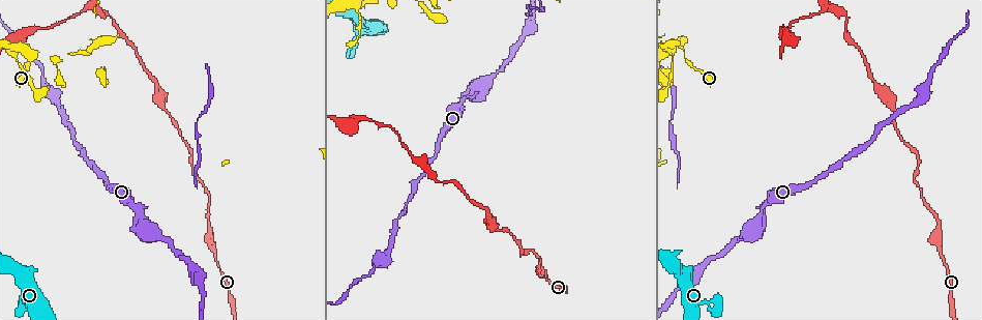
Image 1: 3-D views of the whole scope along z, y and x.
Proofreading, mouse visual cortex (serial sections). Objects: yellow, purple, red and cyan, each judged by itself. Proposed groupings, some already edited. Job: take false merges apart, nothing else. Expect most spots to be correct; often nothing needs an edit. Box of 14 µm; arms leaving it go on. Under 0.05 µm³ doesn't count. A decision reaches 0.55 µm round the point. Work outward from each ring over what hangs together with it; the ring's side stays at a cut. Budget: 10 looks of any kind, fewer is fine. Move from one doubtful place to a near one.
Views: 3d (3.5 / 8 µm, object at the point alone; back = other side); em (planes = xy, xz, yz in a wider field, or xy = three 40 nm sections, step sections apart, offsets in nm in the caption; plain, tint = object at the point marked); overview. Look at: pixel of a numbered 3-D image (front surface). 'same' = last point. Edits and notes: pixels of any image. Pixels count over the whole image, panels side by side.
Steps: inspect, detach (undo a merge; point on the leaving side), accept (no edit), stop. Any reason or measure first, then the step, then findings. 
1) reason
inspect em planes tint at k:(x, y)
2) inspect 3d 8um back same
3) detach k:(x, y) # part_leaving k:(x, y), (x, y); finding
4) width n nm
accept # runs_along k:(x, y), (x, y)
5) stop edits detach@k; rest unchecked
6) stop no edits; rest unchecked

thin neck
inspect 3d 8um at 1:(918, 165)

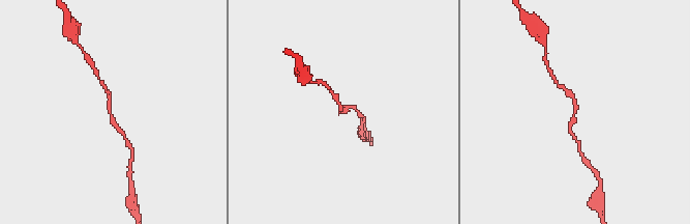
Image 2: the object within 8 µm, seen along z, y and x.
closer look
inspect 3d 3.5um at 2:(109, 109)

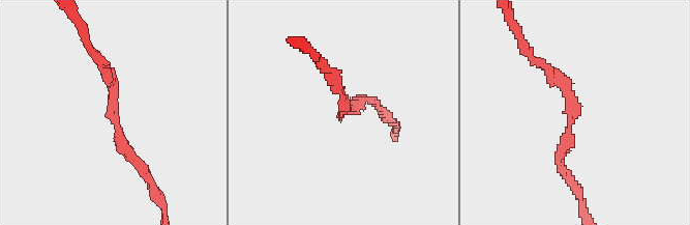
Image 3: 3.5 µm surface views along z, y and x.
inspect em planes tint at 3:(569, 120)

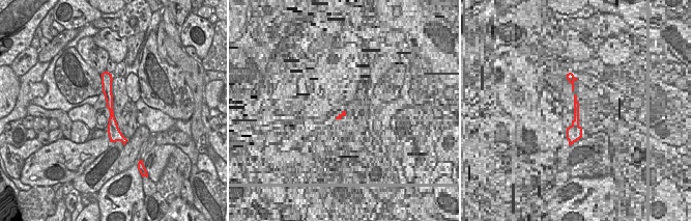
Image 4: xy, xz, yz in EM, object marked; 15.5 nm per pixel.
accept # runs_along 4:(109, 80), (112, 128), (121, 138); all the same cell

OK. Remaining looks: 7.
a narrow waist
inspect 3d 3.5um back at 1:(348, 8)

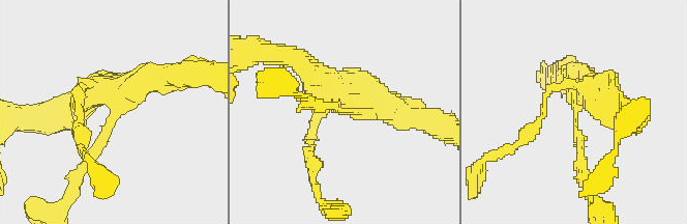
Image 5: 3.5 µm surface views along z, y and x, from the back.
arm_widths 150, 350 nm; shape alone is not enough
inspect em xy step 1 tint at 5:(346, 110)

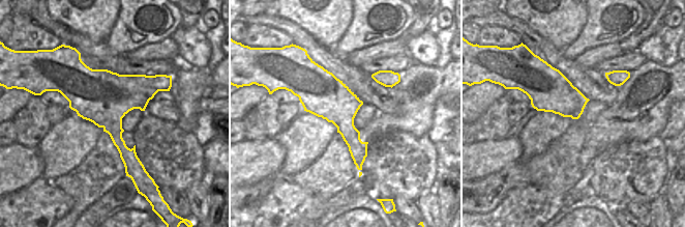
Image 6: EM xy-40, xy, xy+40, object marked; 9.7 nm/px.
accept # runs_along 5:(87, 85), (113, 94), (113, 127), (75, 184); all the same cell

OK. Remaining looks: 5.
calibre changes
inspect 3d 8um back at 1:(79, 13)

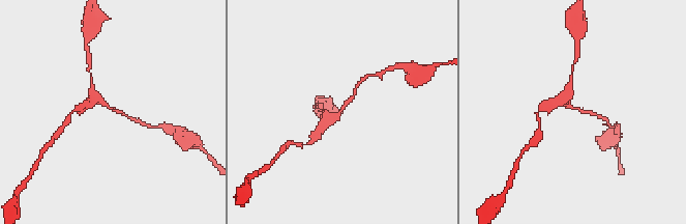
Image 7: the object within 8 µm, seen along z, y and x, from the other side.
zoom in
inspect 3d 3.5um at 7:(113, 110)

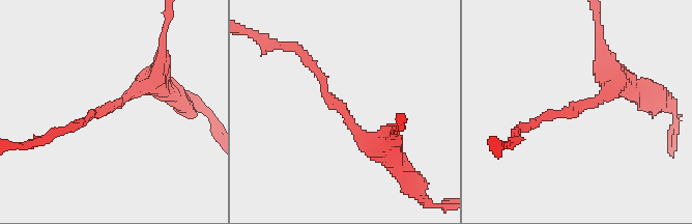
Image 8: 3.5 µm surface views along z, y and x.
arm_widths 150, 350 nm; need the tissue
inspect em xy step 1 tint at 8:(589, 105)

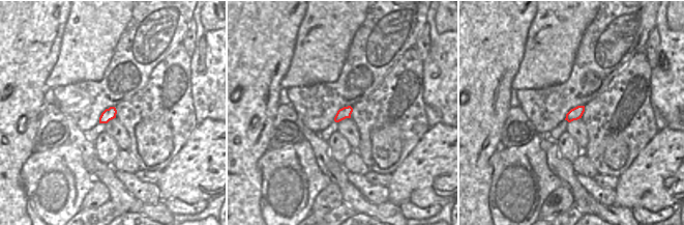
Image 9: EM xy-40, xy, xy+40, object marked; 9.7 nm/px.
width 110 nm
accept # runs_along 8:(393, 159), (354, 130), (313, 68); continuous, no second cell

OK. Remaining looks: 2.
stop no edits; rest unchecked

